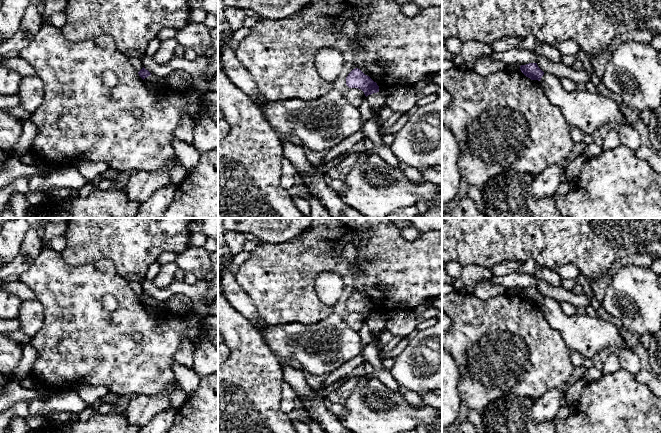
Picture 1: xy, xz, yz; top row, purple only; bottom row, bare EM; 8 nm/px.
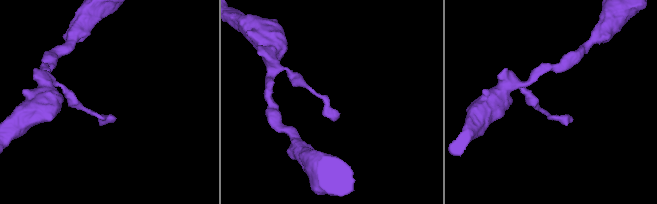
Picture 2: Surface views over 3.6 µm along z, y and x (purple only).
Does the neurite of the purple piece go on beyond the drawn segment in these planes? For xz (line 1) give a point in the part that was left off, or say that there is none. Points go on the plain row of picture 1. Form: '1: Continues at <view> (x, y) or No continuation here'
1: No continuation here

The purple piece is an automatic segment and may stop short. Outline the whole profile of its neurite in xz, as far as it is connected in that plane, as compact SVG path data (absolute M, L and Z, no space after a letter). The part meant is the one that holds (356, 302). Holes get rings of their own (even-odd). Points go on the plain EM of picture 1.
M353 293L346 301L346 309L349 312L361 313L365 320L379 316L379 310L369 300L365 299L360 293Z

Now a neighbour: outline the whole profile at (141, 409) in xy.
M174 380L168 383L166 387L157 394L142 394L131 397L124 416L130 424L142 428L155 415L174 409L169 399L169 393L177 386L178 384Z

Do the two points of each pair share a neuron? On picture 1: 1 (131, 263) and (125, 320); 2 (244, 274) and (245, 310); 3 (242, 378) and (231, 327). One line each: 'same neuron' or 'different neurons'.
1: different neurons
2: different neurons
3: same neuron

